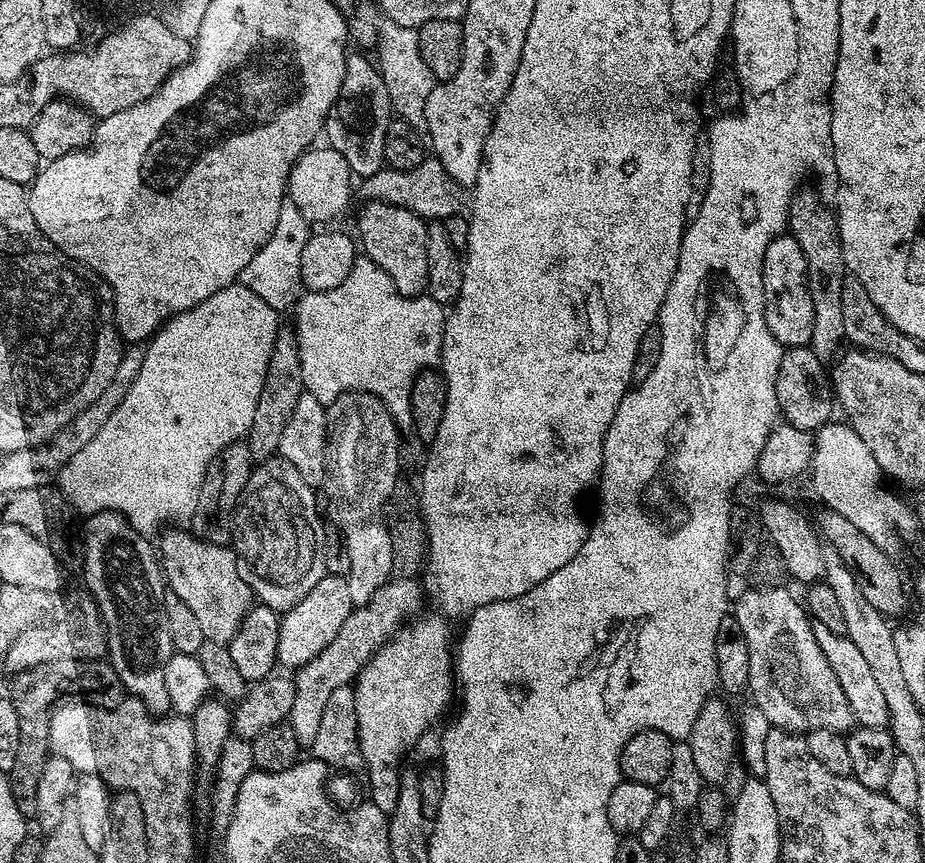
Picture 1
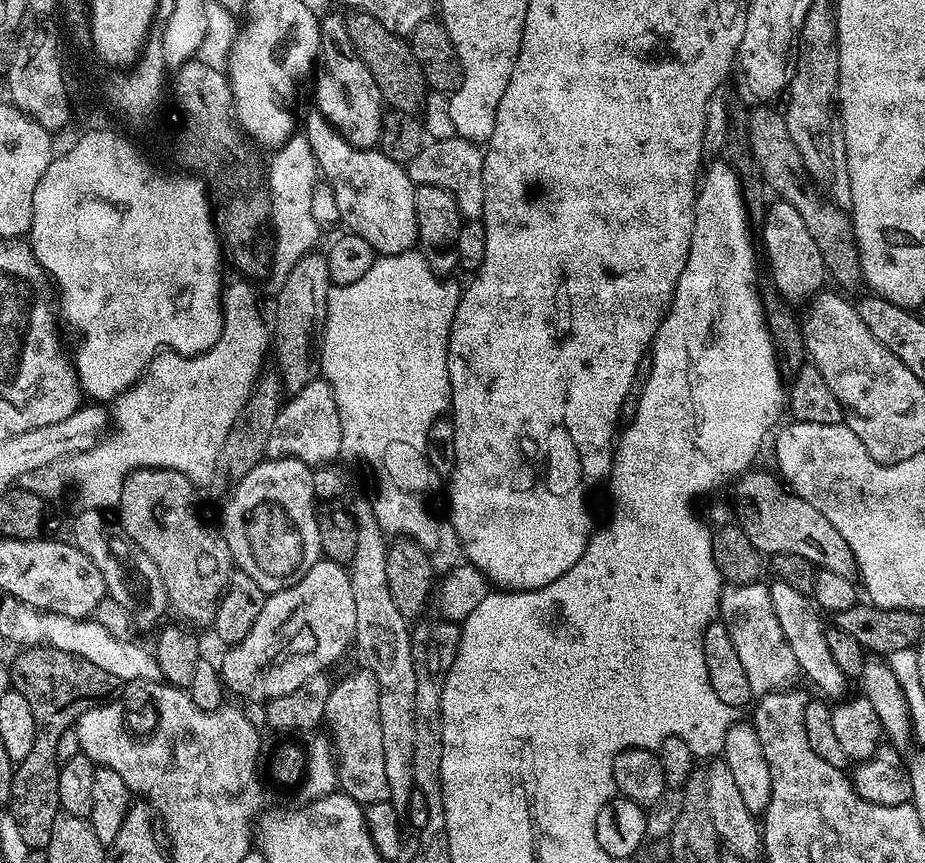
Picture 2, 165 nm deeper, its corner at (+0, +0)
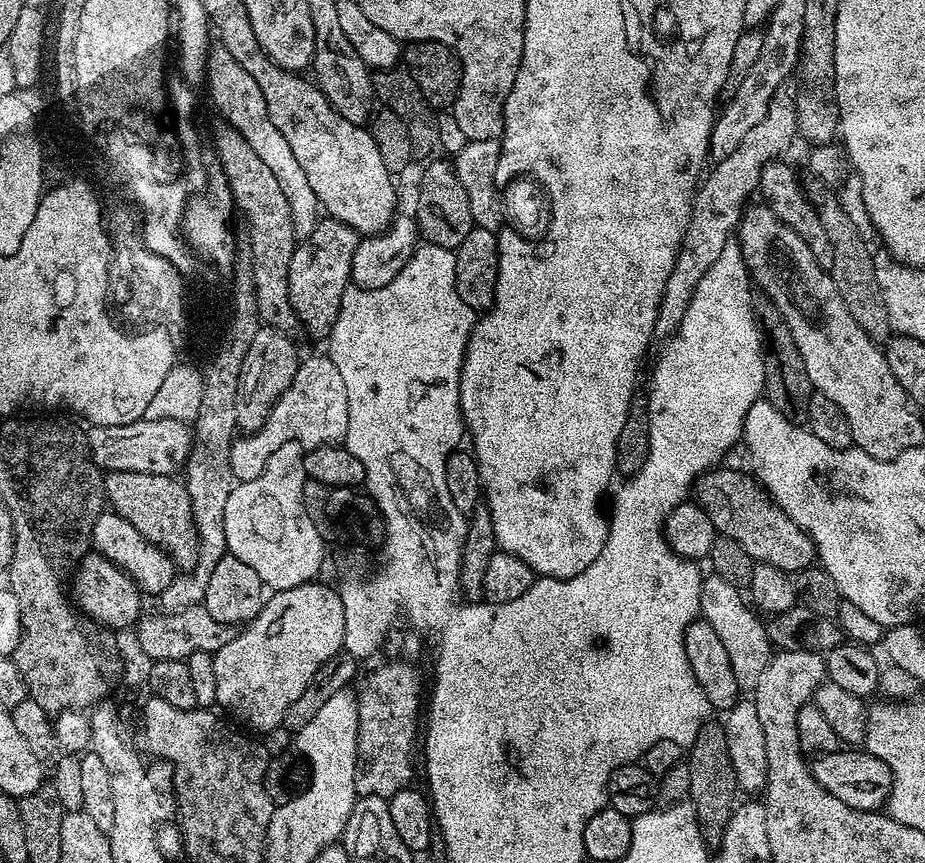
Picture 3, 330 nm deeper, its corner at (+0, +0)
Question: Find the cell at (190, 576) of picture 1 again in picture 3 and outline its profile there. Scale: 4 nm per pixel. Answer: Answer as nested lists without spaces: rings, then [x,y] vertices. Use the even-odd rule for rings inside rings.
[[[114,471],[107,473],[105,475],[104,479],[104,491],[105,491],[105,499],[107,500],[107,503],[111,506],[111,509],[113,511],[116,511],[117,514],[119,514],[120,517],[124,517],[127,519],[128,522],[144,538],[146,538],[148,541],[154,542],[155,545],[158,545],[175,563],[177,564],[177,567],[182,570],[190,570],[193,565],[196,564],[197,562],[197,554],[198,554],[198,546],[200,543],[198,542],[197,538],[197,527],[194,526],[193,522],[193,506],[190,504],[190,496],[188,492],[187,485],[183,482],[180,481],[178,482],[177,477],[174,477],[173,475],[171,476],[166,476],[166,475],[156,475],[156,474],[146,474],[145,472],[142,471]]]

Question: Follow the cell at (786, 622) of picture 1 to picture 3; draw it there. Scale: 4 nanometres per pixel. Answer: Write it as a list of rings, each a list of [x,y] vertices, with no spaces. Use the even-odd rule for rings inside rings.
[[[708,574],[701,579],[700,585],[700,616],[710,622],[710,626],[714,626],[722,646],[726,646],[726,654],[730,658],[730,666],[734,669],[734,678],[738,678],[741,693],[751,693],[756,686],[756,675],[766,667],[774,655],[774,645],[768,639],[765,621],[759,620],[761,617],[757,609],[749,603],[745,593],[730,586],[726,578]]]

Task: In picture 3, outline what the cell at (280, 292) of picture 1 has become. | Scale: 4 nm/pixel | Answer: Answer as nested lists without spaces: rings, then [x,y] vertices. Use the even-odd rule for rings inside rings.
[[[219,44],[215,45],[208,55],[205,81],[215,106],[224,116],[222,118],[246,138],[246,142],[250,143],[258,158],[273,171],[274,178],[277,179],[278,186],[281,187],[282,194],[290,205],[296,236],[299,239],[308,237],[320,221],[317,195],[311,189],[298,158],[294,157],[290,144],[270,121],[266,100],[258,87],[258,82],[255,82],[254,78],[231,57],[230,52]]]

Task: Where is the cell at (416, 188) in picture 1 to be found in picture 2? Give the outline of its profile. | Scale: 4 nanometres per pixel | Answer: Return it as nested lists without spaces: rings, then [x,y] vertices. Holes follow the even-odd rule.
[[[451,136],[445,140],[425,143],[424,149],[407,164],[408,177],[419,186],[434,186],[449,192],[458,204],[458,210],[465,221],[480,220],[484,214],[484,154],[477,145]]]

